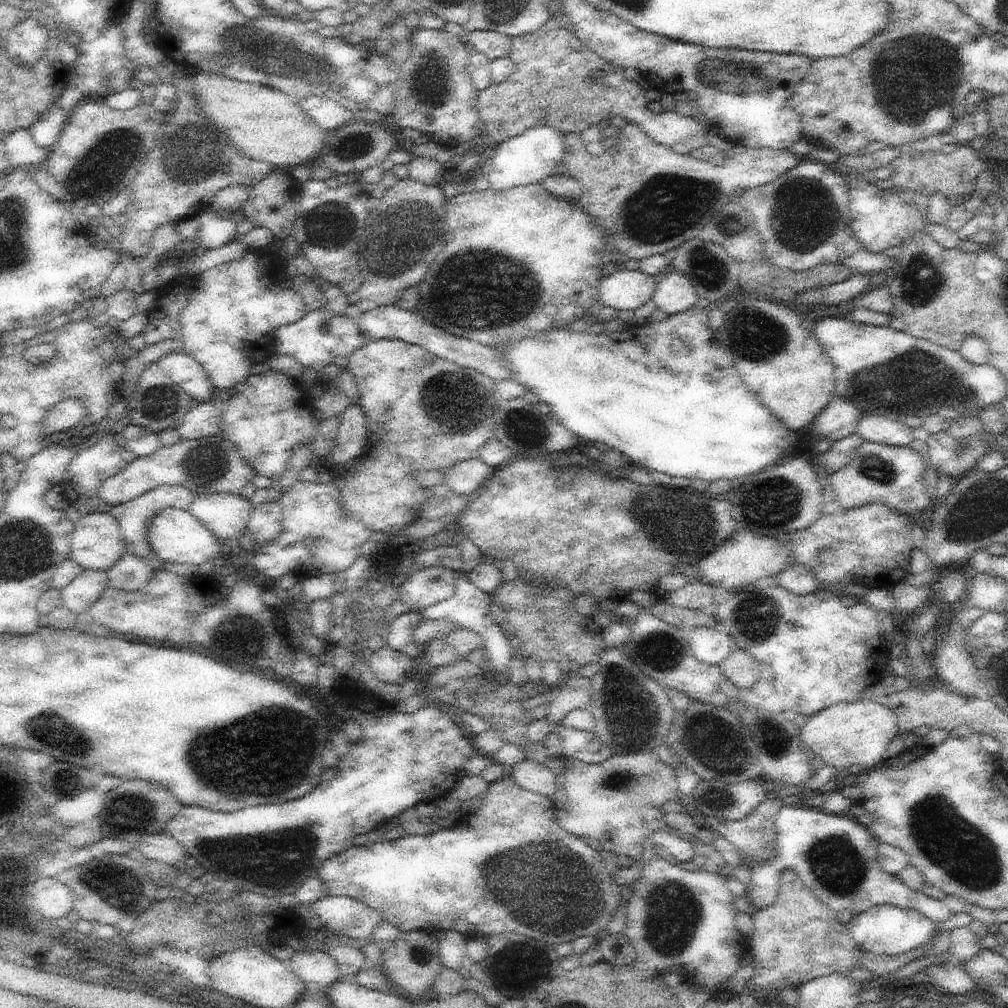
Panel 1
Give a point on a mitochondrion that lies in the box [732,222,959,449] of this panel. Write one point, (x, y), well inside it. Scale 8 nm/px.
(921, 282)

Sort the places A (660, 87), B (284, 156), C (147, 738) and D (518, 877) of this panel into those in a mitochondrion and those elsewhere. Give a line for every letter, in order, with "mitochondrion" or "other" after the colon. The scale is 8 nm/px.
A: other
B: other
C: other
D: mitochondrion

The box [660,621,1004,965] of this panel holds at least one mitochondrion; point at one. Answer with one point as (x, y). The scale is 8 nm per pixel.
(943, 836)

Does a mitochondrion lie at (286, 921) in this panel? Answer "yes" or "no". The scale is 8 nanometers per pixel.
no

